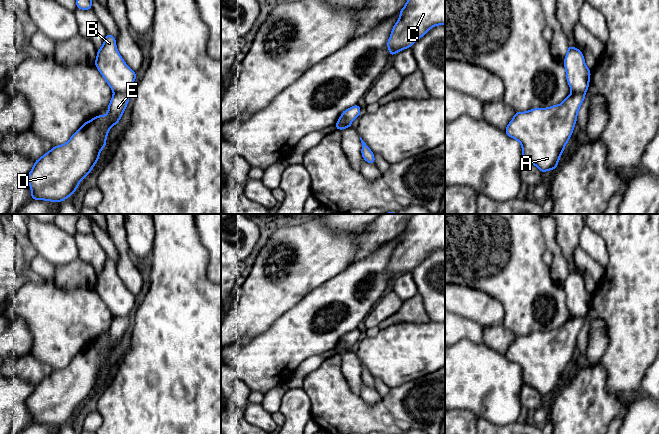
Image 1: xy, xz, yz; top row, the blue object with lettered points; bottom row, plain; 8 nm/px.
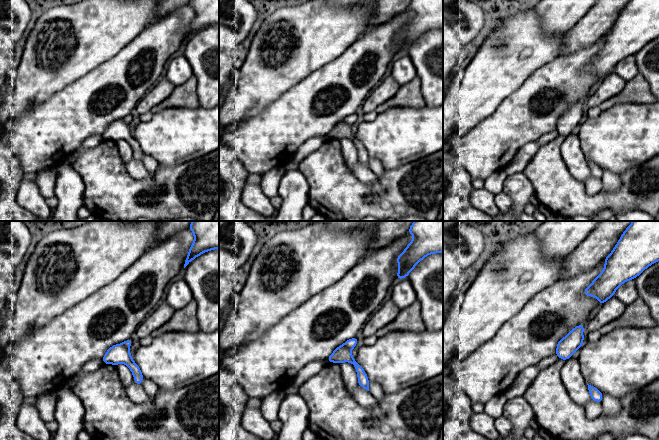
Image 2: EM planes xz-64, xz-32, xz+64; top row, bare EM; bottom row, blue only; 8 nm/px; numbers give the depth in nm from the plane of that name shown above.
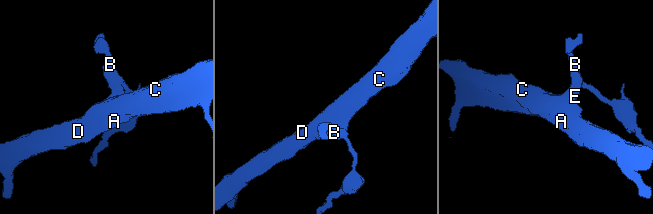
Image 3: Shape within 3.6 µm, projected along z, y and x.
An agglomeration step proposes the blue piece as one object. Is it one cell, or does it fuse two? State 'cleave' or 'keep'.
cleave

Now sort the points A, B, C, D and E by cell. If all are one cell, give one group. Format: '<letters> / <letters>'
A C D E / B

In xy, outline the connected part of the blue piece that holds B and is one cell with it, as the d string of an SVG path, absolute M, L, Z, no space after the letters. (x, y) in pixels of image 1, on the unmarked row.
M108 256L94 288L114 317L127 316L136 304L136 296L125 287Z

